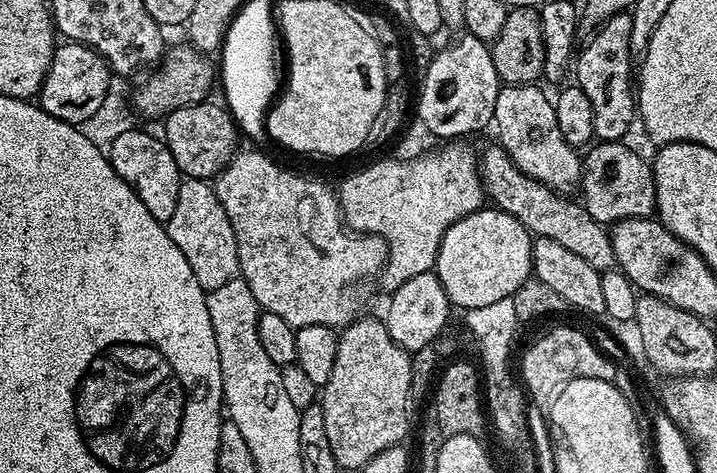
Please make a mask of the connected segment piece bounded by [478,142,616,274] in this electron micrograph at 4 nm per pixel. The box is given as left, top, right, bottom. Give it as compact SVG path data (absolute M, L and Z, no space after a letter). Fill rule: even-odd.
M489 144L489 148L484 153L481 151L478 156L480 181L484 184L487 199L495 207L510 214L510 218L518 218L518 222L522 222L522 226L526 226L533 237L550 238L553 242L566 246L566 250L590 262L590 266L594 266L594 270L601 274L613 271L616 268L616 259L609 229L590 218L583 203L576 201L575 204L567 195L522 174L522 170L518 170L518 166L508 157L501 144Z

